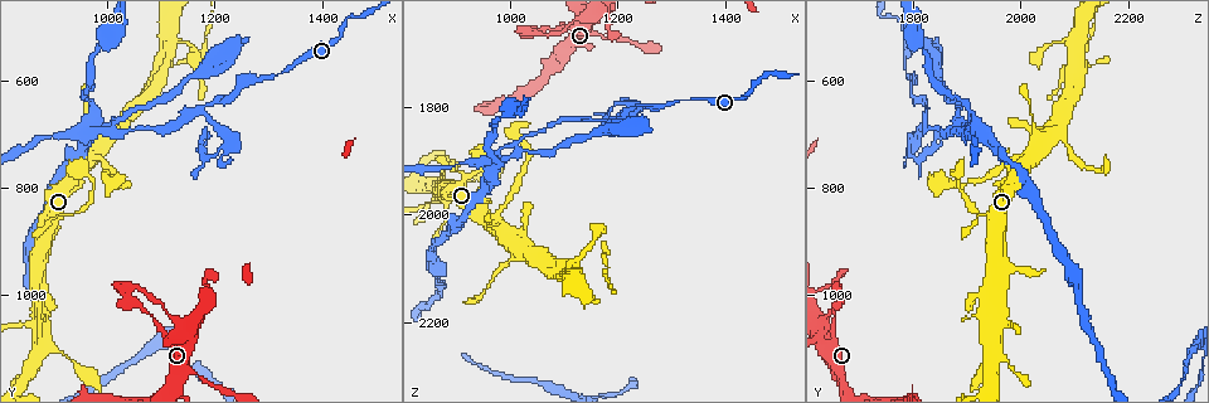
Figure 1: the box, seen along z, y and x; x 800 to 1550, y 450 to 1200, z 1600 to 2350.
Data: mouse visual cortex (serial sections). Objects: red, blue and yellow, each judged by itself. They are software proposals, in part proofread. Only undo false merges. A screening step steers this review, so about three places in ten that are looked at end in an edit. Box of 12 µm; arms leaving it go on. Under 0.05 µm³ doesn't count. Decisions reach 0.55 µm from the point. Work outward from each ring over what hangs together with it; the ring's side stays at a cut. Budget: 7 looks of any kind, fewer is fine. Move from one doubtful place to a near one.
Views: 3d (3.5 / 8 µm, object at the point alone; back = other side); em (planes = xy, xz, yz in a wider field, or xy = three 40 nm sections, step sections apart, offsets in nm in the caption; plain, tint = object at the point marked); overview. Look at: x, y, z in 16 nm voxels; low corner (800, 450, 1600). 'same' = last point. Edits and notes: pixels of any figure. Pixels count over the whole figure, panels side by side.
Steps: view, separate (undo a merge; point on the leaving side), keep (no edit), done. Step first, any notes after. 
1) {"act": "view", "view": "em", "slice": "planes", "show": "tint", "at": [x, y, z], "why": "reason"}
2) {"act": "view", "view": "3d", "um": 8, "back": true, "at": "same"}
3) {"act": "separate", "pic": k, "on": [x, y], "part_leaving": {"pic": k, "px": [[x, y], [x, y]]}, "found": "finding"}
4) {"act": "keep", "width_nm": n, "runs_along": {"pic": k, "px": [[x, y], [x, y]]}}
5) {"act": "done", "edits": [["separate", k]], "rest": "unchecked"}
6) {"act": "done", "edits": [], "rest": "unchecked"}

{"act": "view", "view": "3d", "um": 3.5, "at": [965, 740, 2020], "why": "thin arm on a thick one"}

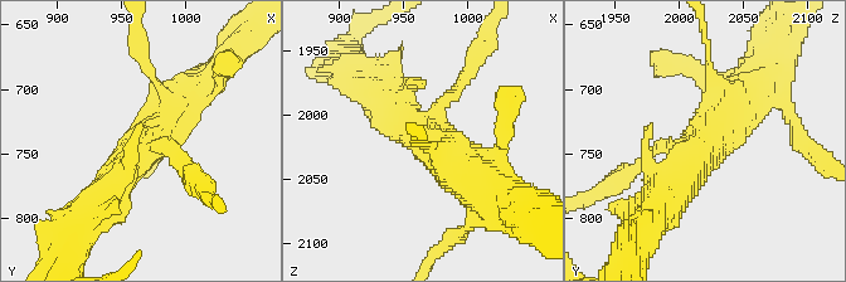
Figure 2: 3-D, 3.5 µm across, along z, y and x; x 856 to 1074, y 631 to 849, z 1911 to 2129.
{"act": "view", "view": "em", "slice": "xy", "step": 5, "show": "tint", "at": [966, 748, 2018], "arms": 3, "arm_widths_nm": [150, 500, 600], "why": "need the tissue"}

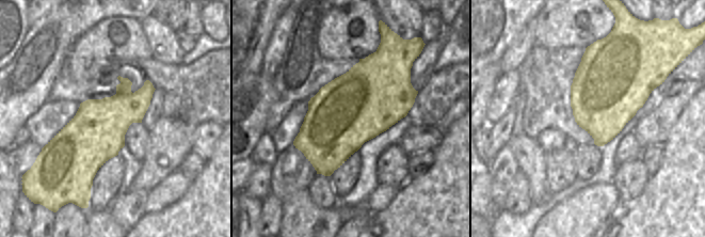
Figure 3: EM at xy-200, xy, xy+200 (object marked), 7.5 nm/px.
{"act": "keep", "runs_along": {"pic": 2, "px": [[96, 205], [124, 166], [193, 90]]}, "found": "continuous, no second cell"}

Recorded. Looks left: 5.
{"act": "view", "view": "3d", "um": 3.5, "at": [1190, 650, 1825], "why": "arms part here"}

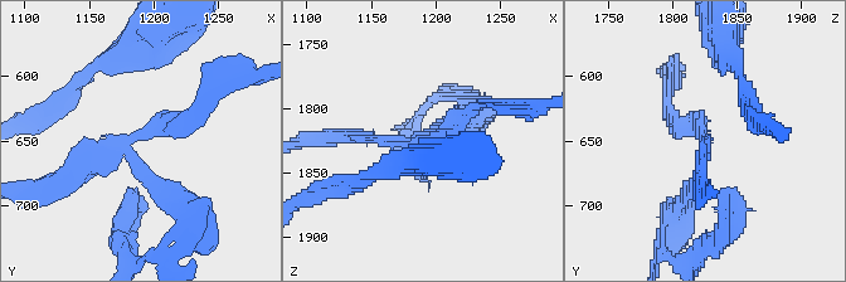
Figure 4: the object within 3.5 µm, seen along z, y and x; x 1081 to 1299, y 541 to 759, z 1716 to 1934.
{"act": "view", "view": "em", "slice": "xy", "step": 1, "show": "plain", "at": [1184, 648, 1822], "arms": 3, "arm_widths_nm": [150, 150, 150]}

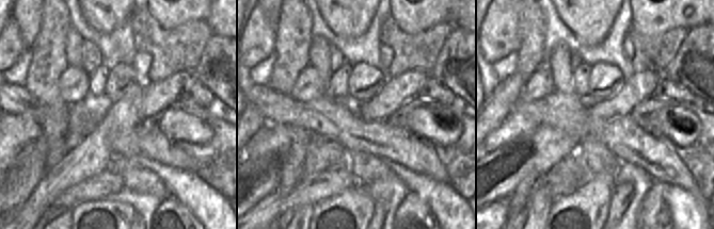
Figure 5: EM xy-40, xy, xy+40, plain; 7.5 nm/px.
{"act": "view", "view": "em", "slice": "xy", "step": 1, "show": "tint", "at": "same"}

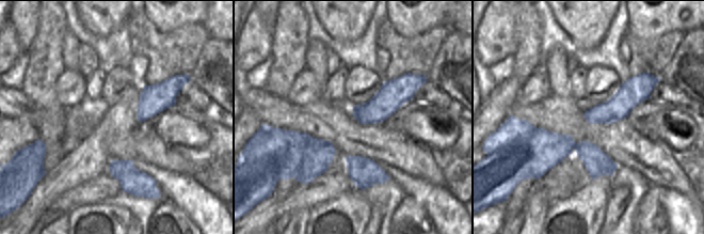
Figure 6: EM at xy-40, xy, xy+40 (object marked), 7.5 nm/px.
{"act": "separate", "pic": 4, "on": [131, 194], "part_leaving": {"pic": 4, "px": [[131, 147], [193, 213], [185, 233]]}, "found": "two cells meet here"}

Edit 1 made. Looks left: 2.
{"act": "done", "edits": [["separate", 4]], "rest": "unchecked"}

